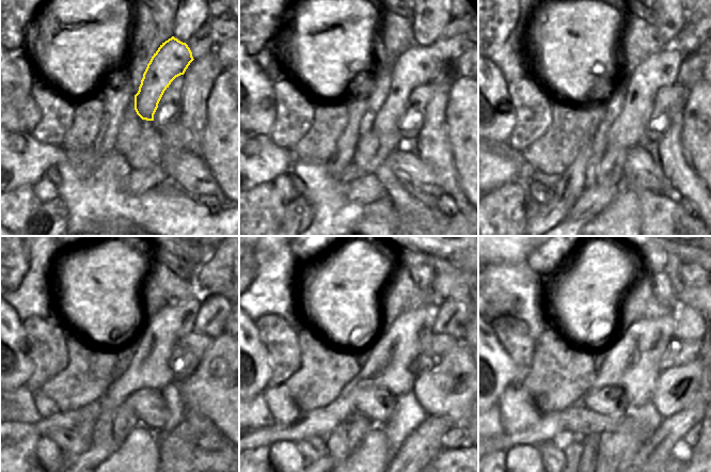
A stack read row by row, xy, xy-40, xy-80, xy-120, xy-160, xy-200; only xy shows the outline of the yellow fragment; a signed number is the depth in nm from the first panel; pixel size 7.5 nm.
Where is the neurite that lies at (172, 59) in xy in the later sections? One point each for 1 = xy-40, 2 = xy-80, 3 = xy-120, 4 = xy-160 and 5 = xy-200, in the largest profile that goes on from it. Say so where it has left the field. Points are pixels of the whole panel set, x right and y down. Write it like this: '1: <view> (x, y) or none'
1: xy-40 (417, 65)
2: xy-80 (628, 129)
3: xy-120 (148, 368)
4: xy-160 (388, 365)
5: xy-200 (632, 363)

